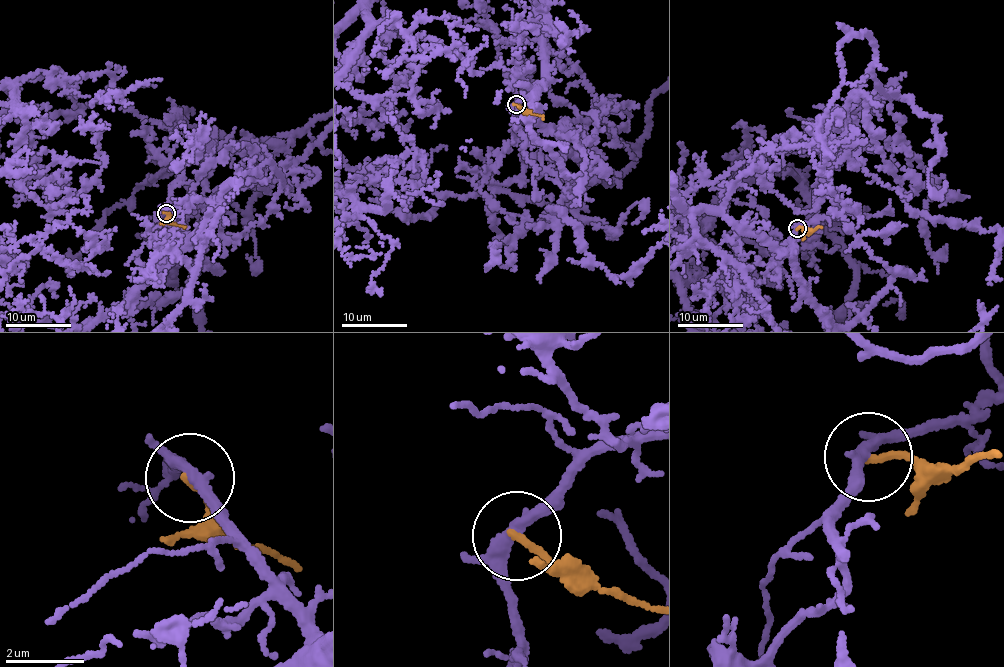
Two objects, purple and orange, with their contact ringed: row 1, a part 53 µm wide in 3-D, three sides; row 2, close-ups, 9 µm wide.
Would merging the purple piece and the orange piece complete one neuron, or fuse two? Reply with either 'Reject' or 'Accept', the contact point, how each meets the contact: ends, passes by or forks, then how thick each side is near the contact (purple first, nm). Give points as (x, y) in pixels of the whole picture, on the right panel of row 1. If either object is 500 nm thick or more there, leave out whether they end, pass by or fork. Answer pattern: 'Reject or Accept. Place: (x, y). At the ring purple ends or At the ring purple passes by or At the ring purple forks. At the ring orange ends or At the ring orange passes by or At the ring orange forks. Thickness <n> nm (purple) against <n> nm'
Reject. Place: (797, 228). At the ring purple forks. At the ring orange ends. Thickness 240 nm (purple) against 180 nm

